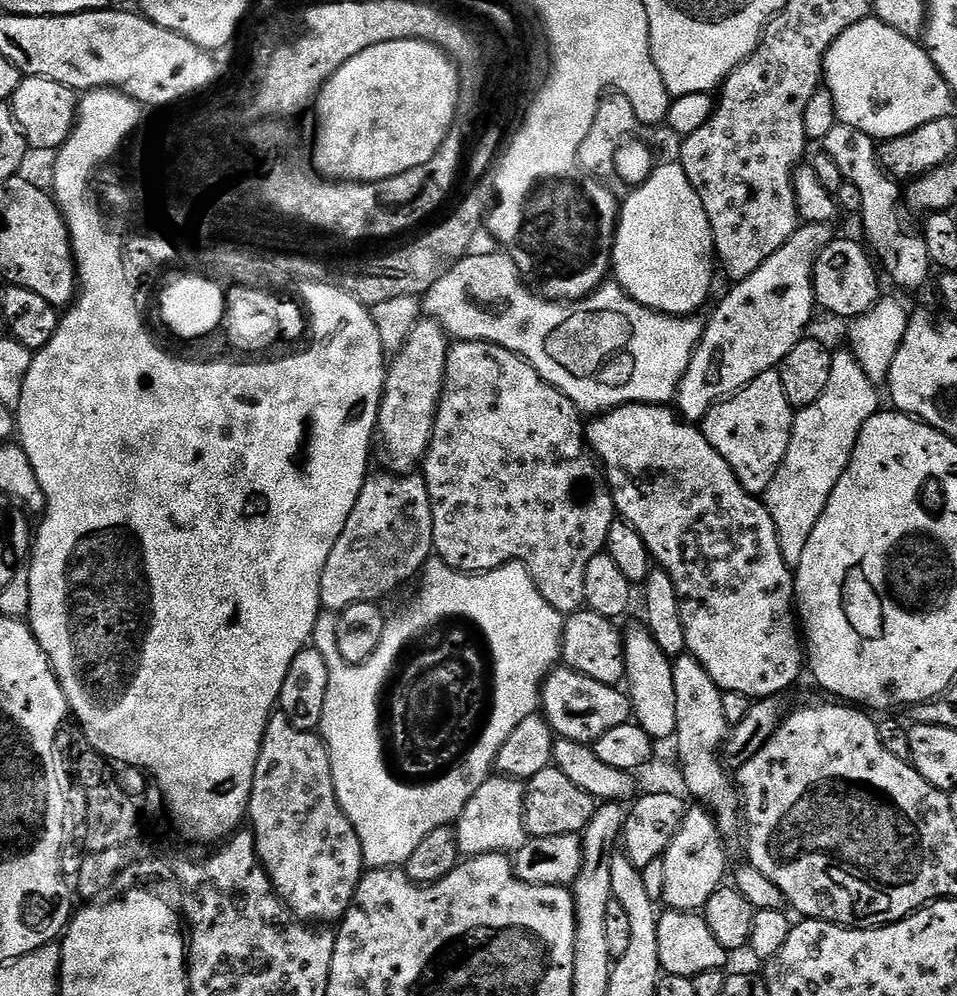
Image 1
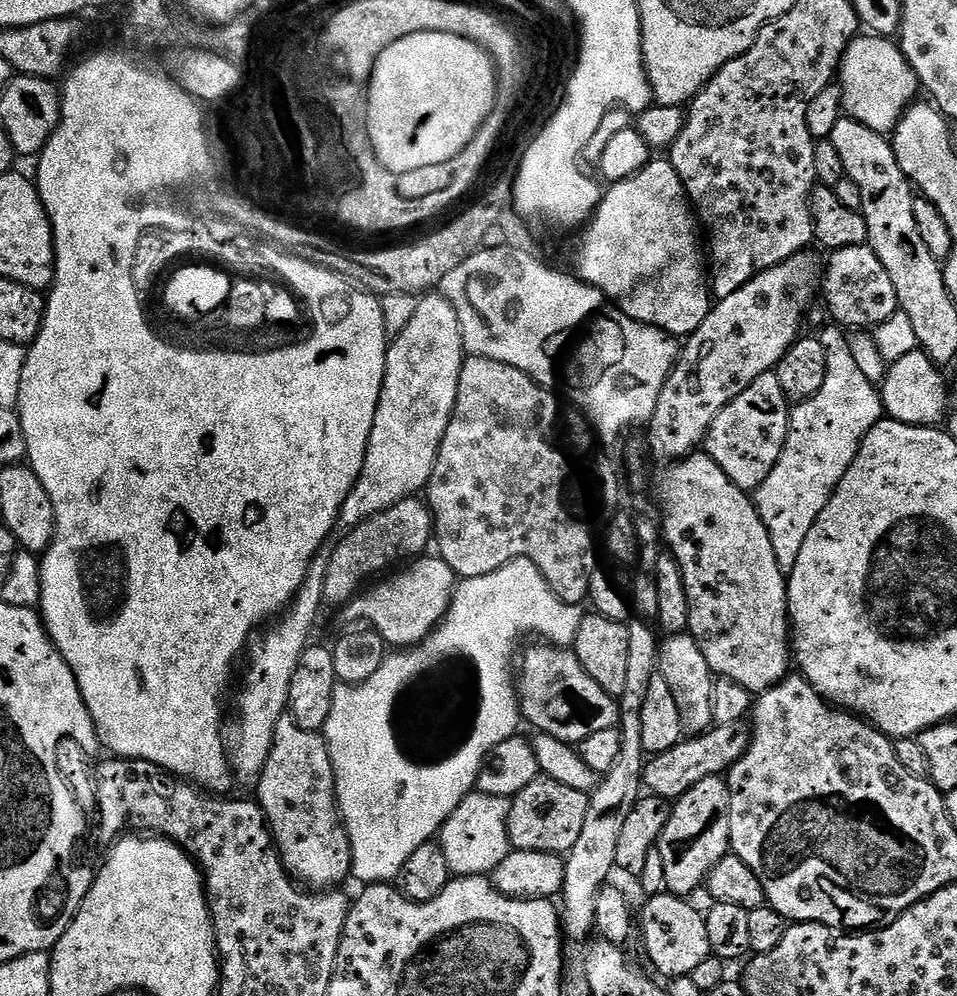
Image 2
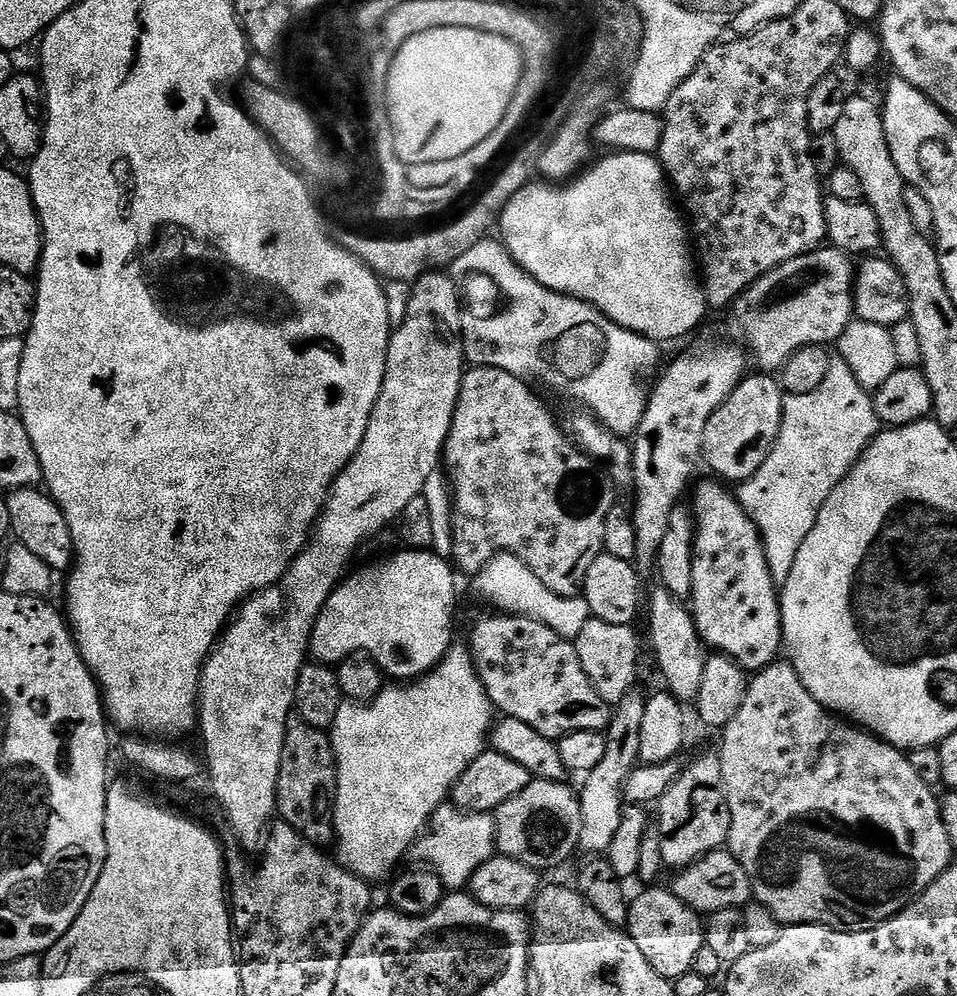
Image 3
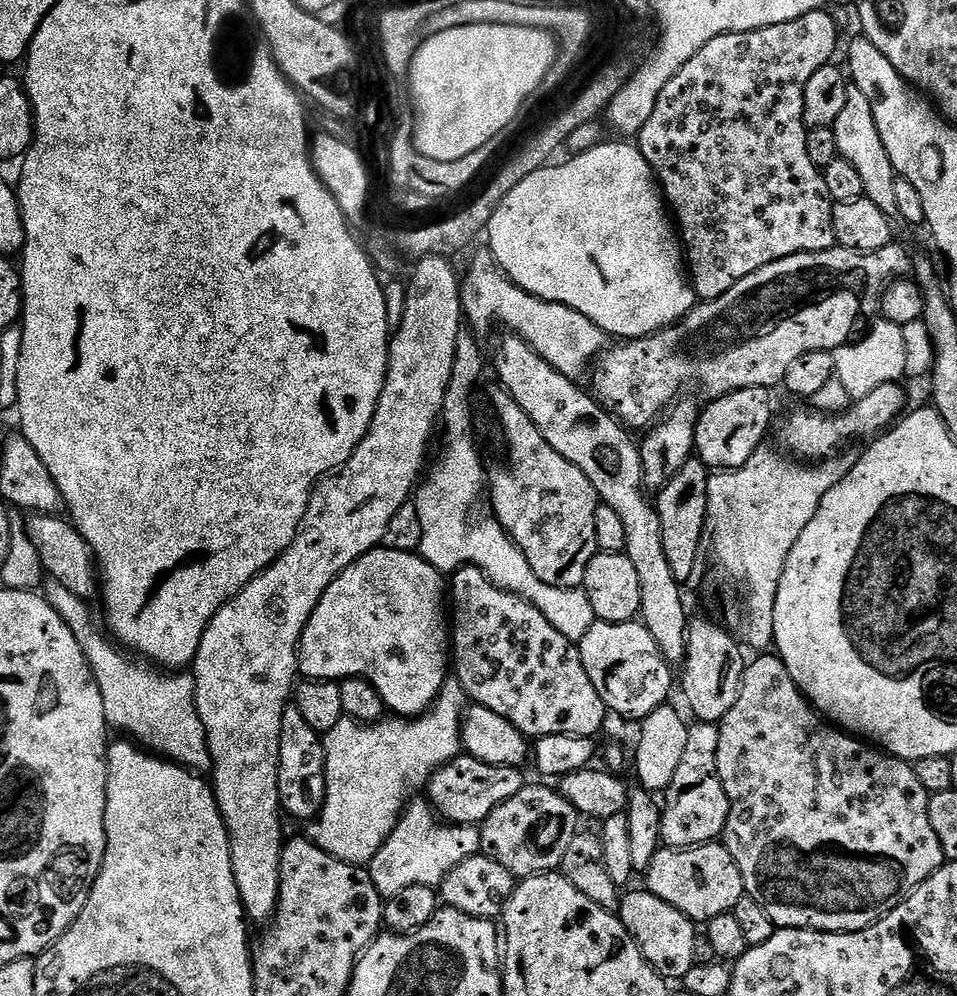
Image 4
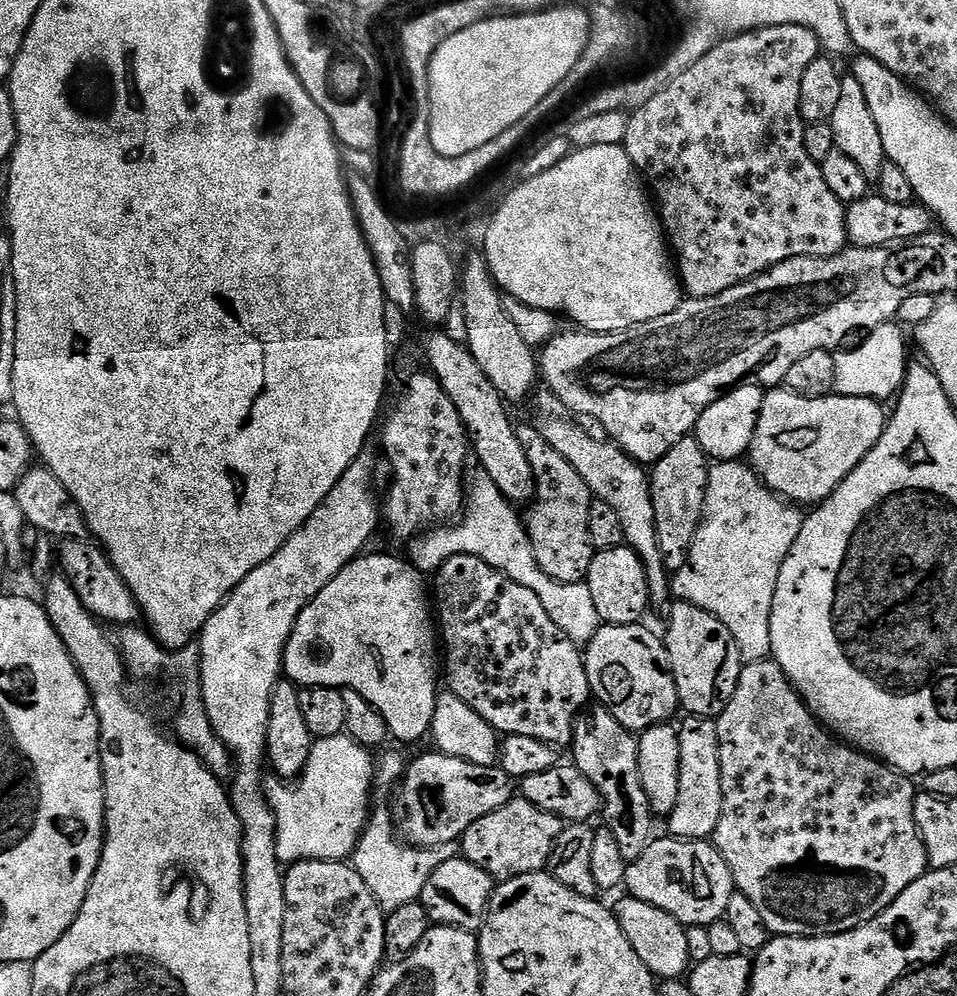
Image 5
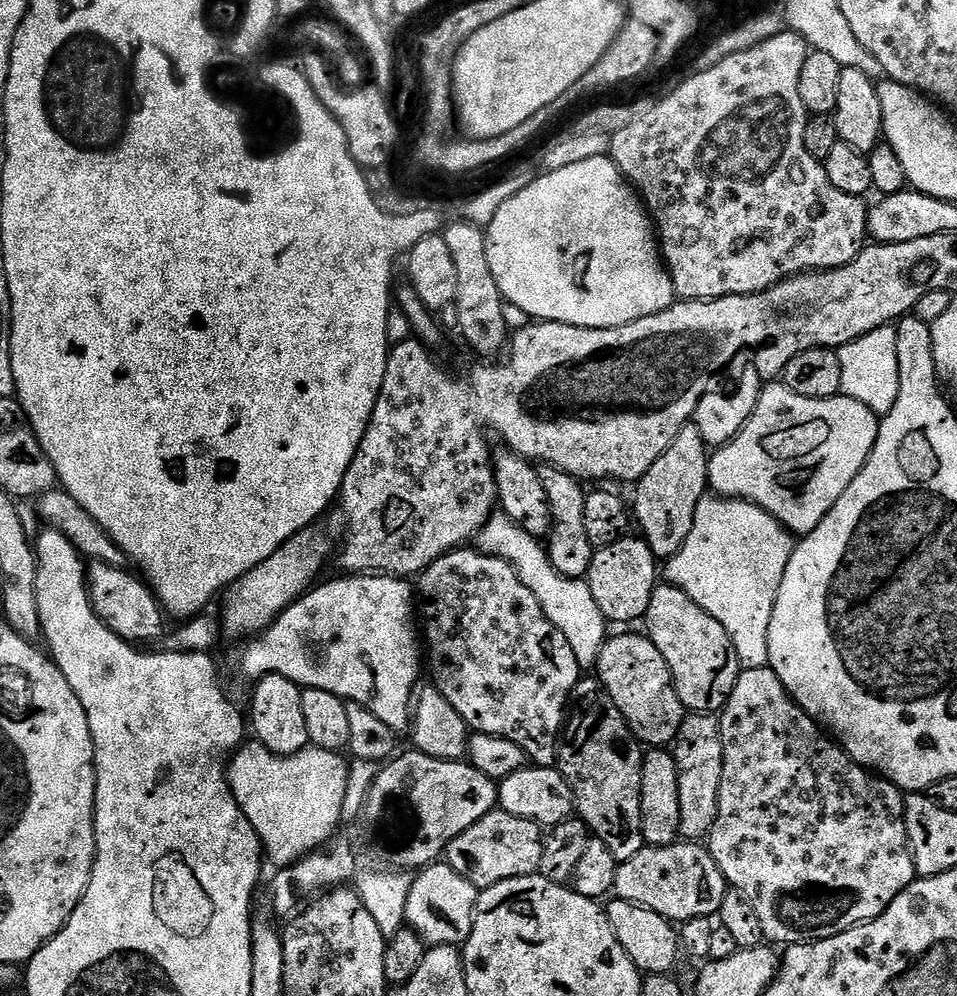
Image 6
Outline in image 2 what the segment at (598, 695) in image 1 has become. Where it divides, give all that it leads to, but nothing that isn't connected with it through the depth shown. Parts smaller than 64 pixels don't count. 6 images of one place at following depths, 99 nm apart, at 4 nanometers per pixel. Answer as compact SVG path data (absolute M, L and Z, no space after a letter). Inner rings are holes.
M532 642L524 652L524 657L518 660L518 675L515 677L516 694L520 702L520 714L525 721L533 724L536 732L545 732L562 742L579 746L590 734L598 734L601 730L610 730L620 722L620 705L617 697L612 696L578 662L572 648L557 648L547 642Z

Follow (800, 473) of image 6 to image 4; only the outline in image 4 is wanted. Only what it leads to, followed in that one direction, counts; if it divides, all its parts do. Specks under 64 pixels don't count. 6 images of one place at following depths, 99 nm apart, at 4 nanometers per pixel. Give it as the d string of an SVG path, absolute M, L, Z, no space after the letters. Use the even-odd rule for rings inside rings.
M899 383L878 386L878 390L870 390L870 394L859 397L851 405L850 410L837 416L825 414L820 410L794 413L780 432L780 440L785 444L783 447L789 453L797 452L792 454L799 457L801 461L823 462L833 455L832 447L842 443L843 440L856 440L859 436L872 438L883 433L889 426L895 425L898 417L905 411L904 392L900 387Z

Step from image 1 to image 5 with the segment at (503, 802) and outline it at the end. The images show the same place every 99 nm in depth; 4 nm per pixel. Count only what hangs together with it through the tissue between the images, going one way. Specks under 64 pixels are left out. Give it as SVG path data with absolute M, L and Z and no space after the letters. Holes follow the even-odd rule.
M373 807L368 824L364 827L364 833L360 835L360 841L350 860L358 874L362 874L366 886L370 886L370 892L374 894L380 907L385 913L390 913L398 910L398 906L417 903L426 882L430 882L430 874L434 874L434 870L442 866L442 862L457 859L457 856L458 848L455 843L440 844L436 848L418 848L411 842L405 842L398 835L394 816L392 820L386 809Z

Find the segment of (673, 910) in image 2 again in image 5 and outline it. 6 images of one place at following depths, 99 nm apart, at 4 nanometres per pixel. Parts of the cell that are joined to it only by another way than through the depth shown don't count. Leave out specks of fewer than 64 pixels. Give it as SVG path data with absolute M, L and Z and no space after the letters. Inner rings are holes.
M625 895L623 899L614 904L614 911L622 926L622 934L626 934L630 946L634 946L634 954L638 954L652 975L660 980L681 979L690 968L690 950L686 946L688 928L666 914L666 910L650 906L650 902L642 902L630 895Z

